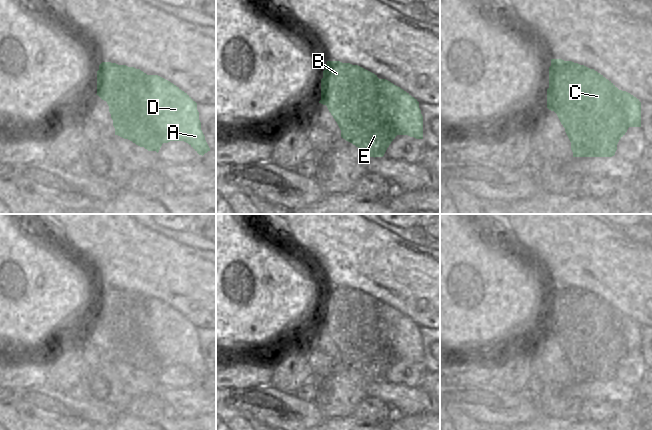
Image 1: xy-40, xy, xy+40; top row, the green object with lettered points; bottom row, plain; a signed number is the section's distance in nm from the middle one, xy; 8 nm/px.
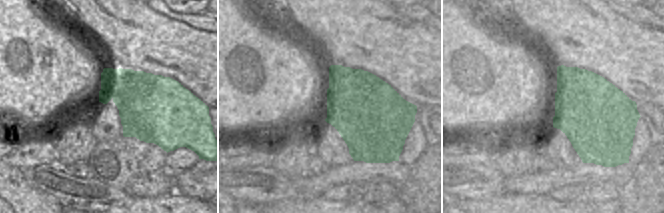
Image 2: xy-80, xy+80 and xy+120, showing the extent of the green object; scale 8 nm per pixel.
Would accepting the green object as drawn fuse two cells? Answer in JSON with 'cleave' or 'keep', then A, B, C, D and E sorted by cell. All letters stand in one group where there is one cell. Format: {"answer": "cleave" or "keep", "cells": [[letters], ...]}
{"answer": "cleave", "cells": [["A", "D"], ["B", "C", "E"]]}

